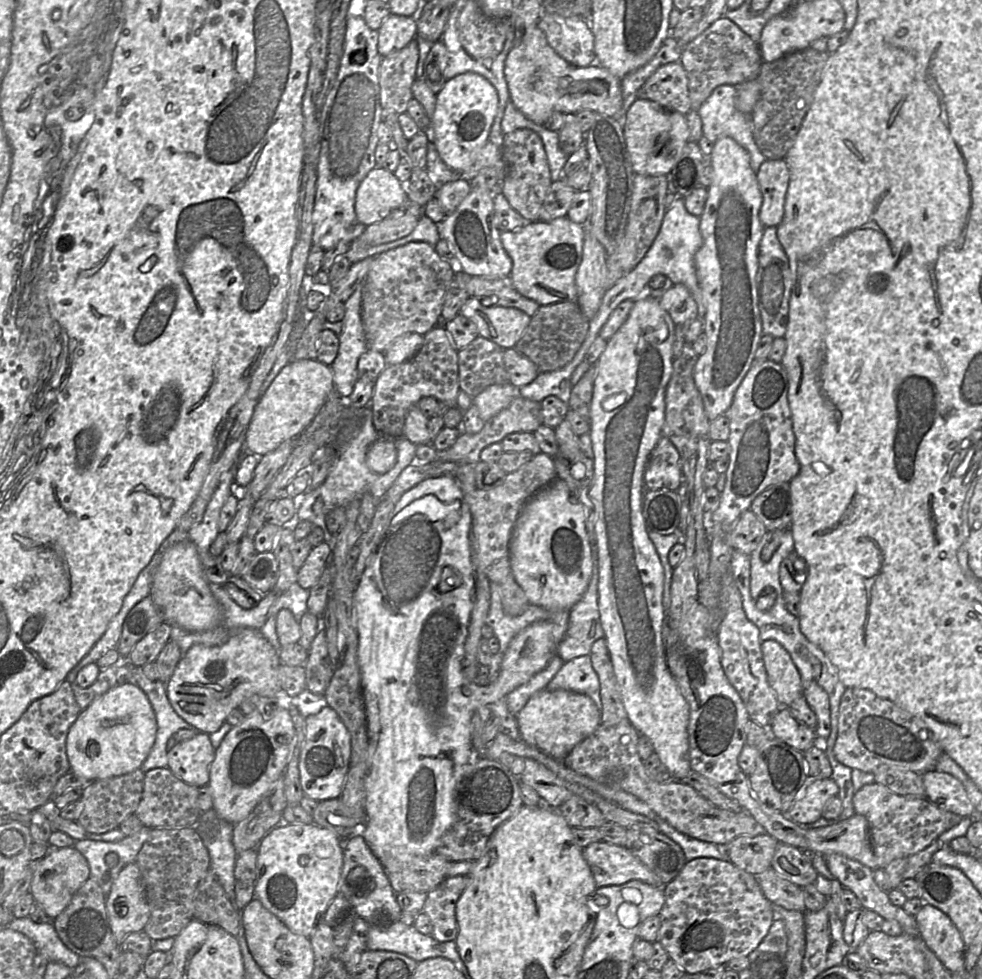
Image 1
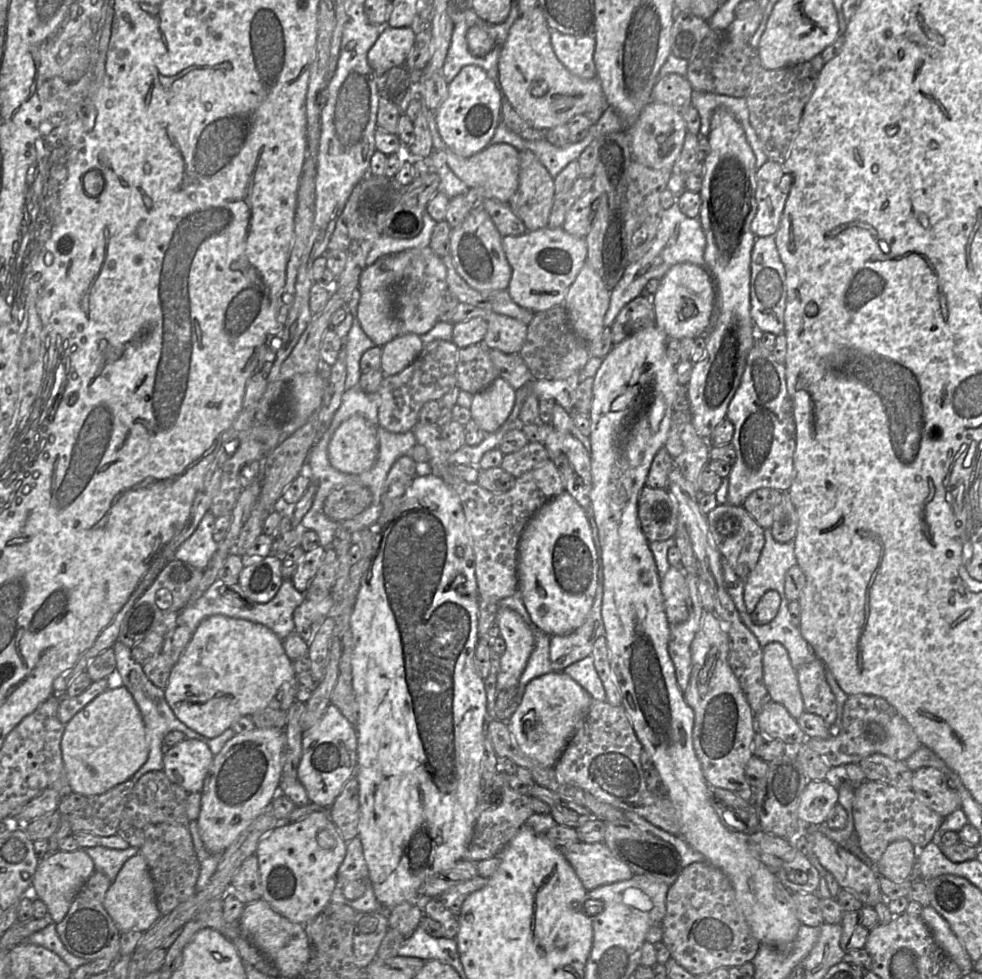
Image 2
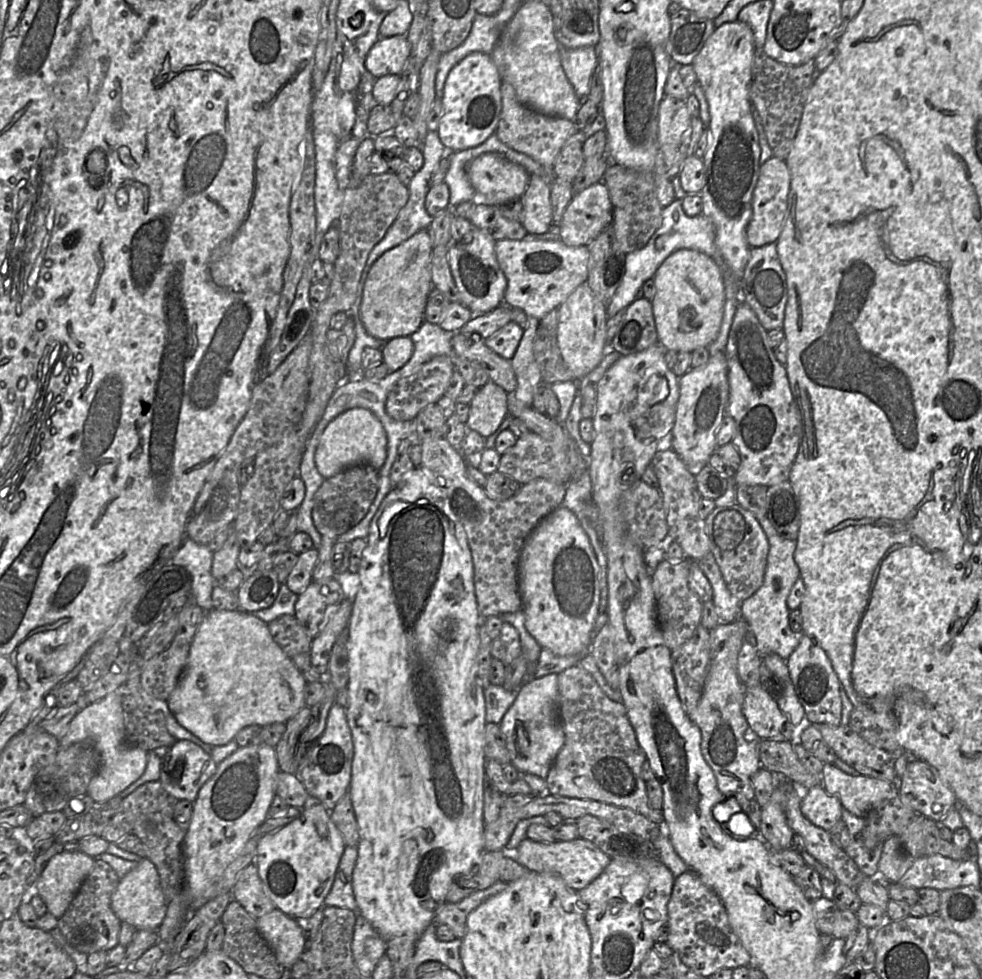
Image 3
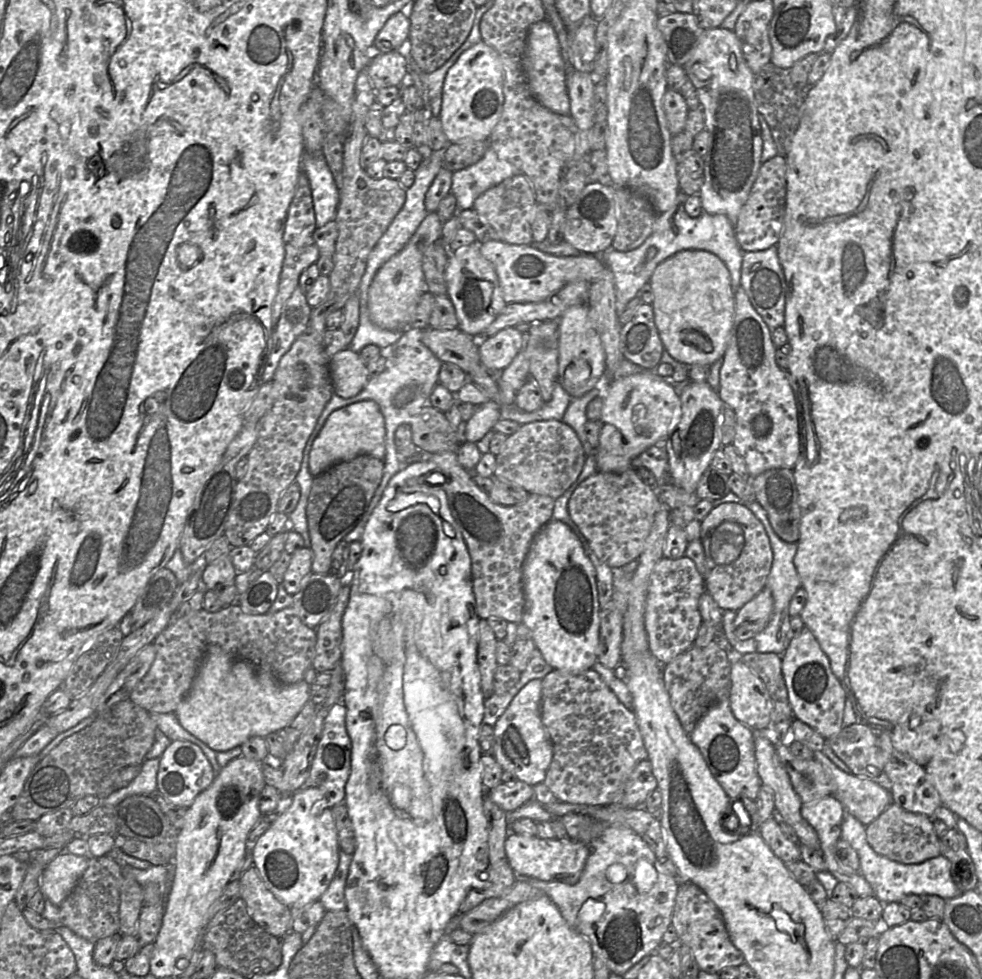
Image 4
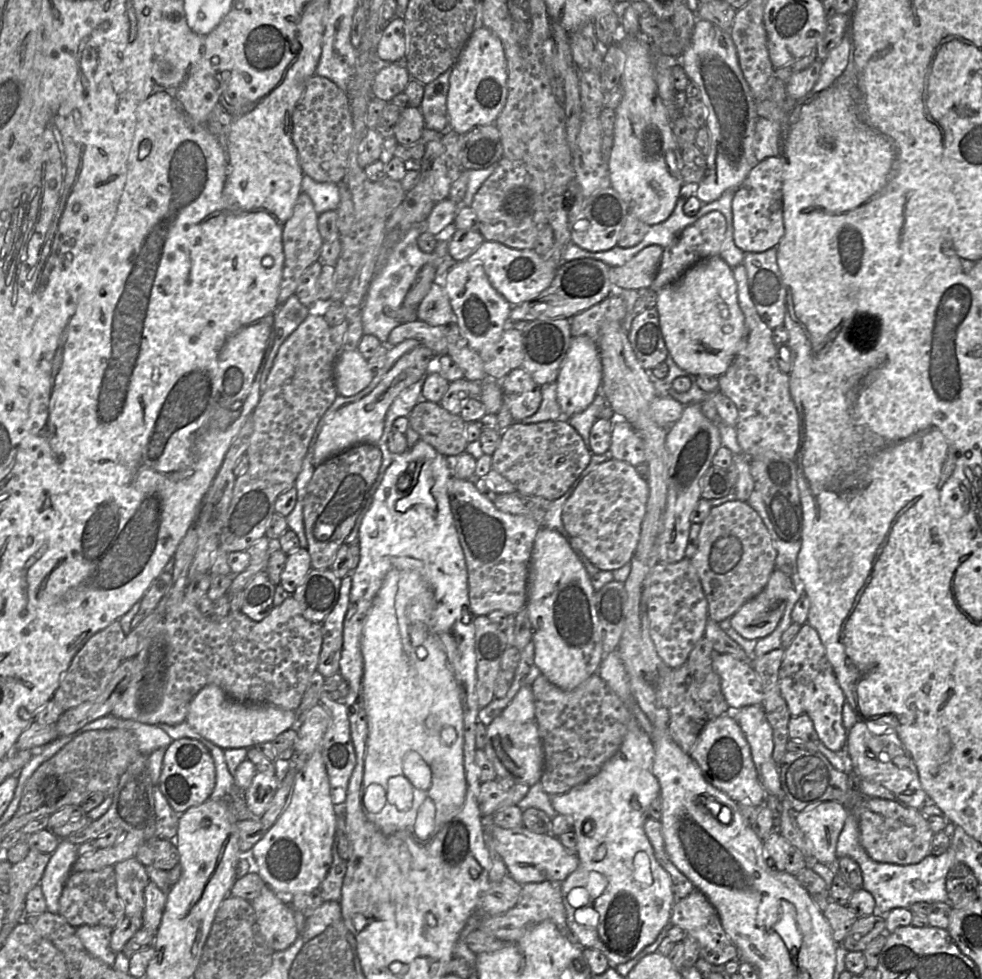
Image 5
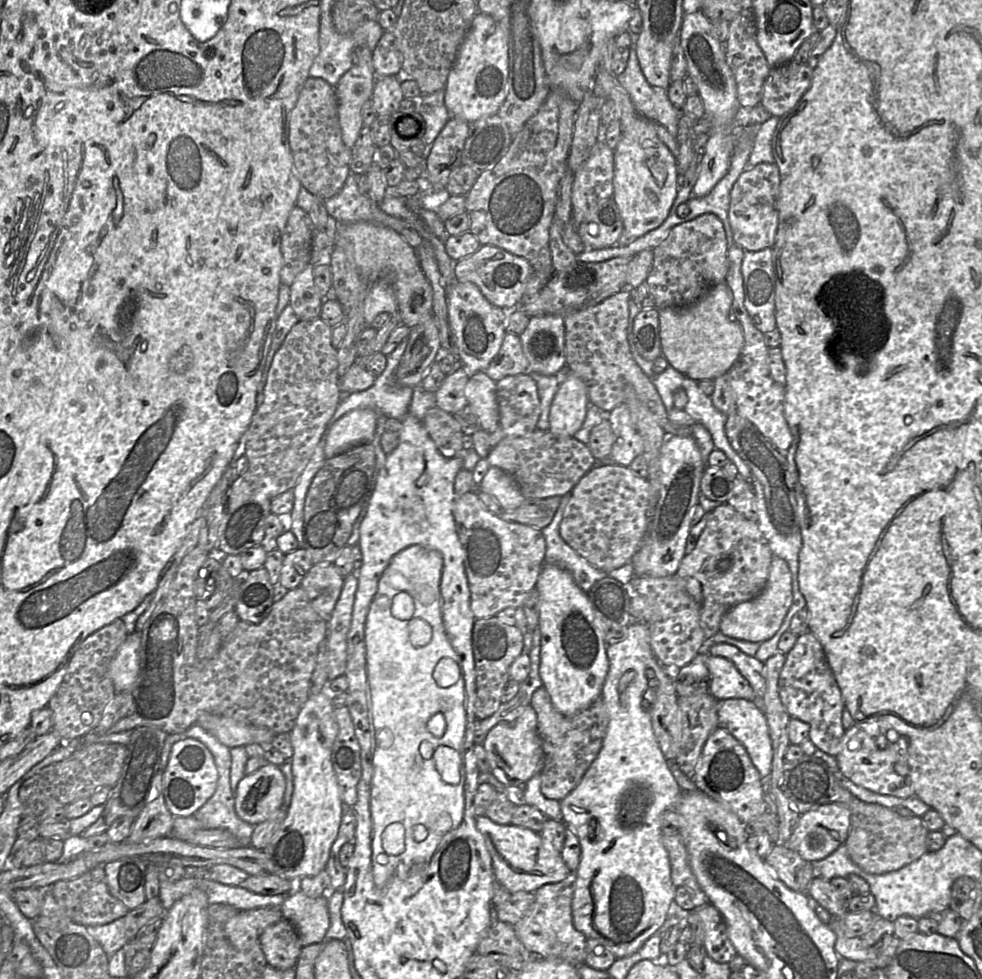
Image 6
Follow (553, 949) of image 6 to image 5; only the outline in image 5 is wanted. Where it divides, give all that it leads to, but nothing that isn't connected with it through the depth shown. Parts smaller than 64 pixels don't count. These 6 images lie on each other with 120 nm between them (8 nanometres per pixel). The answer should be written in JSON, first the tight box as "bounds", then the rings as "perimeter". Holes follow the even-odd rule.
{"bounds":[479,881,574,943],"perimeter":[[[544,881],[522,885],[517,904],[504,914],[487,918],[479,930],[487,932],[502,941],[514,943],[522,938],[531,927],[545,920],[553,922],[563,936],[574,941],[567,923],[567,914],[561,892],[561,882]]]}

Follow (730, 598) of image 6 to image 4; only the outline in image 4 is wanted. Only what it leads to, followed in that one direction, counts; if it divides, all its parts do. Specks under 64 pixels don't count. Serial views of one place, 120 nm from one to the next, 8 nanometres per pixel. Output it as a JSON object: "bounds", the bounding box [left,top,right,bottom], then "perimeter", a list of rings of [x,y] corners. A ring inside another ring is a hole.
{"bounds":[701,503,773,611],"perimeter":[[[724,503],[714,507],[701,522],[706,573],[705,591],[722,610],[738,611],[766,585],[773,551],[761,521],[744,504]]]}

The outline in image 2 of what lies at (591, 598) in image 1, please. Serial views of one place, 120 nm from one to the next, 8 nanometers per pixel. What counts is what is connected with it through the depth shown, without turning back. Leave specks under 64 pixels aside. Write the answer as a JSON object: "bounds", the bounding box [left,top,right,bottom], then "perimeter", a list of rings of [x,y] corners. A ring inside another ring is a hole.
{"bounds":[549,508,605,671],"perimeter":[[[592,508],[587,509],[592,539],[597,553],[598,585],[596,595],[582,626],[566,635],[553,635],[550,637],[549,657],[553,671],[563,671],[569,665],[591,655],[594,642],[605,634],[602,621],[601,608],[603,597],[603,562],[602,550],[598,537],[598,529],[593,518]]]}

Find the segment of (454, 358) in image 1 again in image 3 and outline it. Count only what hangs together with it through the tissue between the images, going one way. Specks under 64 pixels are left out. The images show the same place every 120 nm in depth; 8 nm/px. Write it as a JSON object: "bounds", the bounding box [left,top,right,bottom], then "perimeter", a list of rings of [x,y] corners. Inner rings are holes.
{"bounds":[385,355,455,421],"perimeter":[[[445,355],[436,356],[424,363],[416,372],[399,379],[387,394],[385,402],[386,413],[396,421],[414,420],[418,413],[445,394],[448,383],[455,370],[453,361]]]}

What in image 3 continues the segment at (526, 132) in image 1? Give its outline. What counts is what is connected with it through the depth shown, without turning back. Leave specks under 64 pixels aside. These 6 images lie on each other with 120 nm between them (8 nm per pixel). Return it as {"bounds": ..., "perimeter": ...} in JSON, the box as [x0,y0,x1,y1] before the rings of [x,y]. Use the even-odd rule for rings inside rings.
{"bounds":[519,175,552,234],"perimeter":[[[538,175],[529,176],[529,184],[519,199],[522,204],[521,224],[528,234],[545,234],[552,223],[550,201],[552,182]]]}

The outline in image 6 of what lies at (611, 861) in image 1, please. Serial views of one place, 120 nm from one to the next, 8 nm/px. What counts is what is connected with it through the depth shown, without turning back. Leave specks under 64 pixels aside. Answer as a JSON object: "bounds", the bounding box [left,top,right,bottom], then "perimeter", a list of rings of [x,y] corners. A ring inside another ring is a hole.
{"bounds":[476,816,572,893],"perimeter":[[[477,816],[476,827],[483,835],[487,850],[491,856],[494,878],[510,893],[518,891],[534,893],[545,884],[560,882],[572,875],[562,859],[561,852],[547,846],[538,832],[512,824],[497,824],[487,816]]]}

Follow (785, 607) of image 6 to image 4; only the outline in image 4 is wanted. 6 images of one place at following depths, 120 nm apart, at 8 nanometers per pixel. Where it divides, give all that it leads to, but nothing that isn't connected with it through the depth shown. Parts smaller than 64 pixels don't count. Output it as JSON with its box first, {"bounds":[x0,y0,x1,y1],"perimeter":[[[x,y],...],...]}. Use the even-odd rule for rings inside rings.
{"bounds":[734,587,774,640],"perimeter":[[[764,587],[753,599],[737,611],[734,634],[739,640],[748,640],[760,633],[770,621],[774,601],[769,588]]]}

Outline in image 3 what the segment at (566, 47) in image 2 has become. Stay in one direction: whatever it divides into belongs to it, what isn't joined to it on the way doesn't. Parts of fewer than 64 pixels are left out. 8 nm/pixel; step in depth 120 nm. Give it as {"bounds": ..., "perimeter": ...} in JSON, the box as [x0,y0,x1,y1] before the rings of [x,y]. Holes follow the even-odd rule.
{"bounds":[559,45,598,101],"perimeter":[[[559,45],[559,51],[565,75],[582,101],[589,94],[591,78],[598,67],[597,48],[585,46],[572,49]]]}

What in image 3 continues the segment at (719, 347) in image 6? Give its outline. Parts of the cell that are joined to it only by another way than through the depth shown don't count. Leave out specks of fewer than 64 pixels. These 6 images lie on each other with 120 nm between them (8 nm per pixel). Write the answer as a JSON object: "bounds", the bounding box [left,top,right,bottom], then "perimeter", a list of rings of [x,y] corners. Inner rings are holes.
{"bounds":[652,249,725,352],"perimeter":[[[679,249],[656,270],[652,302],[658,343],[665,350],[693,352],[717,337],[724,313],[725,291],[719,266],[698,250]]]}

